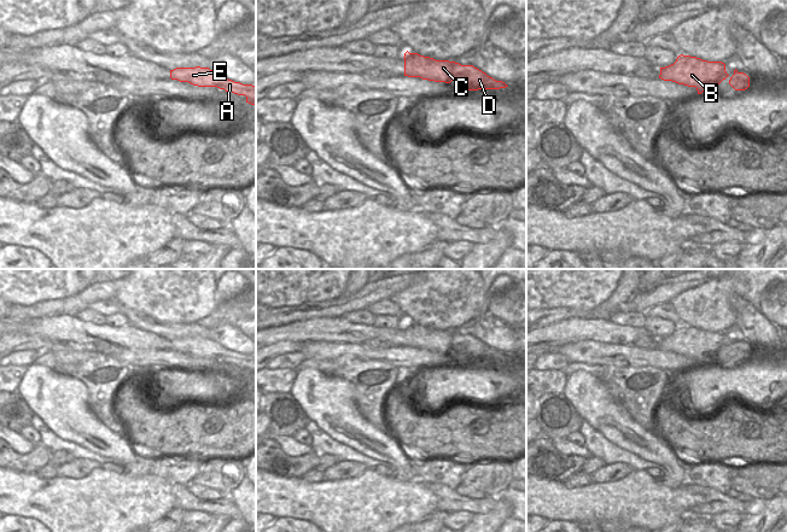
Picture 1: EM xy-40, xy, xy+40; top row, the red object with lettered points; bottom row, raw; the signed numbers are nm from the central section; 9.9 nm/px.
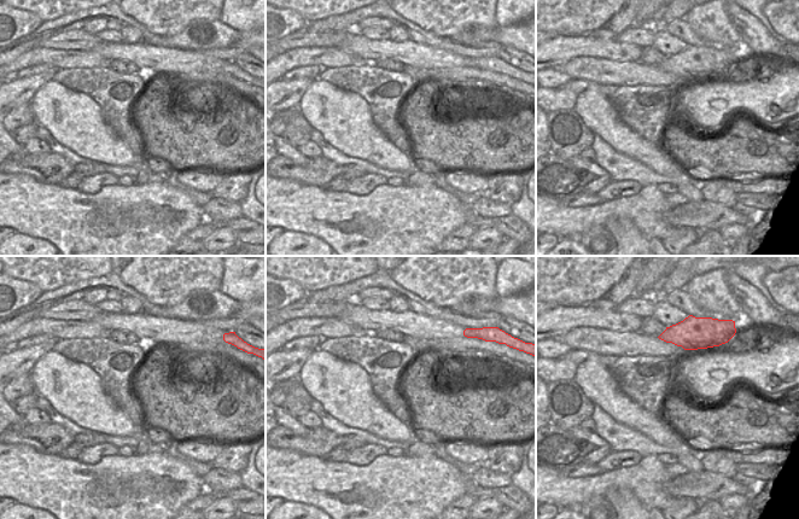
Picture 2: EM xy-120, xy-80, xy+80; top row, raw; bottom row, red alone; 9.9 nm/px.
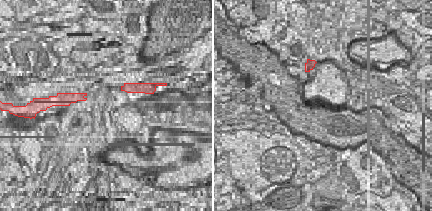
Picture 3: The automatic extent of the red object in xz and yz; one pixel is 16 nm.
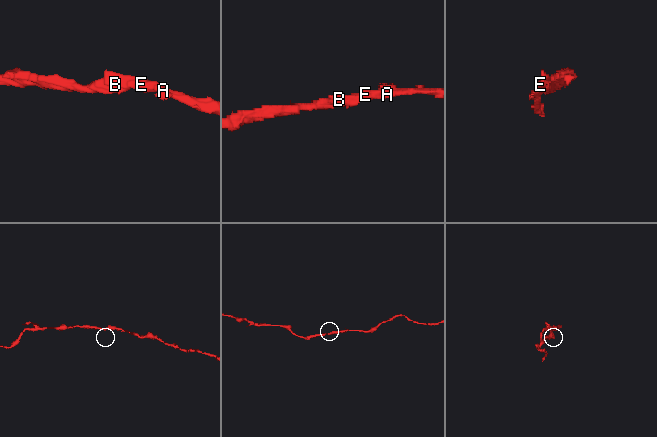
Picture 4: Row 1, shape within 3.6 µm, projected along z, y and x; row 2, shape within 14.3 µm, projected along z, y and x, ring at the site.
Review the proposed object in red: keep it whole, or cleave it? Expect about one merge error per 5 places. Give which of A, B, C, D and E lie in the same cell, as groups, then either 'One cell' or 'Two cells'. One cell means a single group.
Groups: A B C D E. One cell.

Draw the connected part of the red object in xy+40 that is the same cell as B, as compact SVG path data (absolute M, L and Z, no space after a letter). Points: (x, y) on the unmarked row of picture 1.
M678 326L669 337L660 338L659 349L695 357L698 364L718 356L729 345L722 332L707 332L696 327Z

